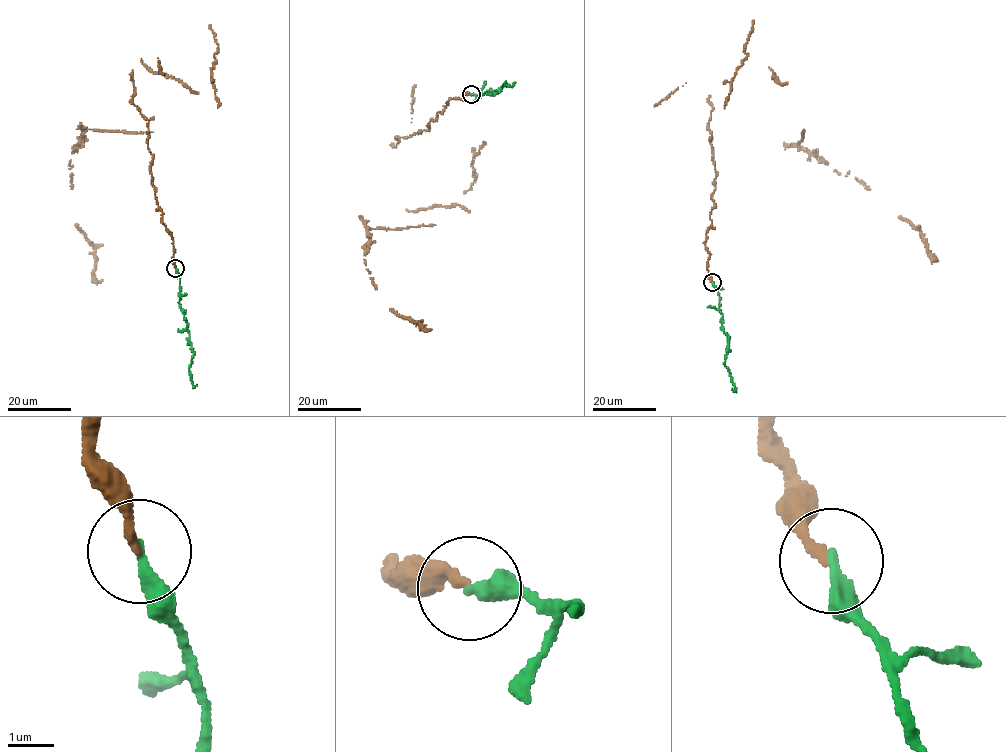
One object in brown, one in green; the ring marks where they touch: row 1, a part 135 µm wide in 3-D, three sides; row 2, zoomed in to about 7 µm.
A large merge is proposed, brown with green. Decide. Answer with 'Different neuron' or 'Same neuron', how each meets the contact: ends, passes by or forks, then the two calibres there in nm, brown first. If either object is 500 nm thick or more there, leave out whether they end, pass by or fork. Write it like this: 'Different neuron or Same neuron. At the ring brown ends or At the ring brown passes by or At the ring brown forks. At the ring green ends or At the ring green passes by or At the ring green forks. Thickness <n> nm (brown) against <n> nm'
Same neuron. At the ring brown ends. At the ring green ends. Thickness 200 nm (brown) against 280 nm

